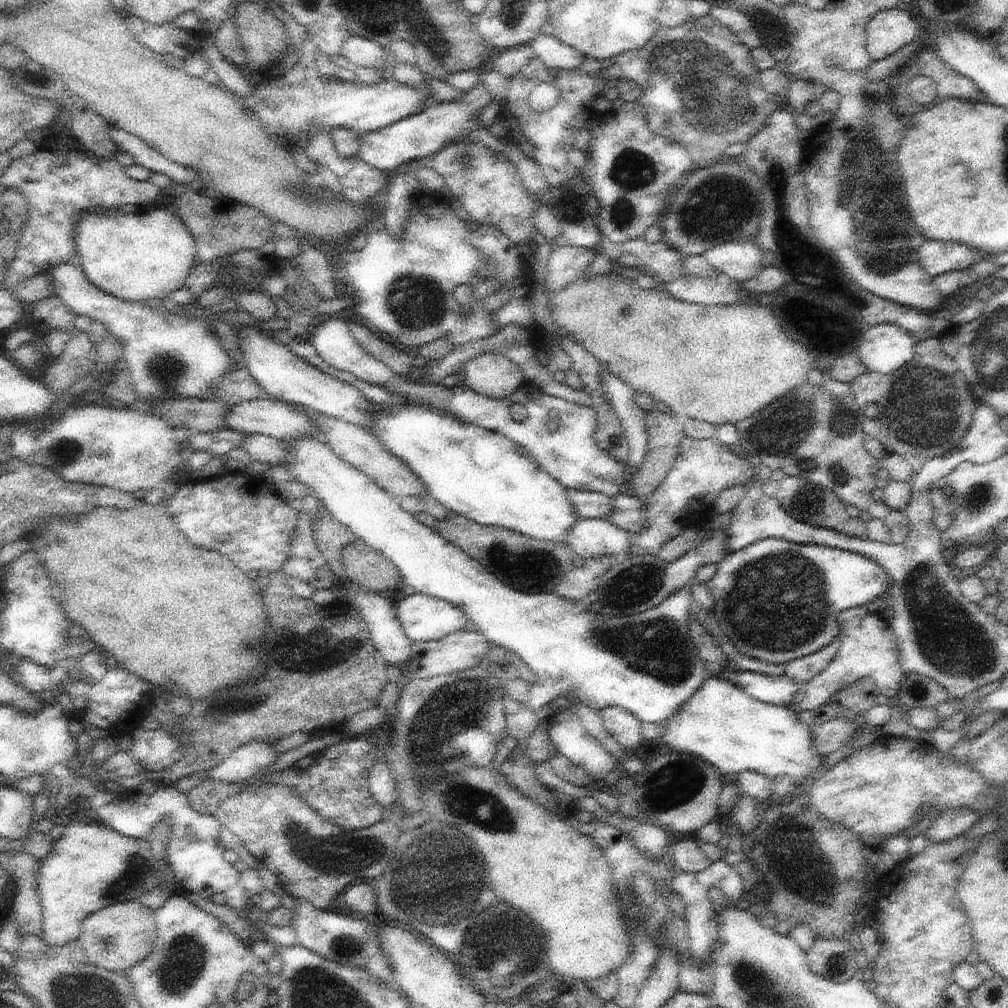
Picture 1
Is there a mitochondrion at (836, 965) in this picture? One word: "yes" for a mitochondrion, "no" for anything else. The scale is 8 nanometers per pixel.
yes

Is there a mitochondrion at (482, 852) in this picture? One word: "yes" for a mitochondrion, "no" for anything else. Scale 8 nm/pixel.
yes

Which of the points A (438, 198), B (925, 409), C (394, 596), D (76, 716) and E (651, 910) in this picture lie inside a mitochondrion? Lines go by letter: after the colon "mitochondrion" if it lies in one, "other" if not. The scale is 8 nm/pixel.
A: other
B: mitochondrion
C: other
D: other
E: mitochondrion

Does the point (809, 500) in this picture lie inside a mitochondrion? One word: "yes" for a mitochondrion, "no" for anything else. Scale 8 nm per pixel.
yes

